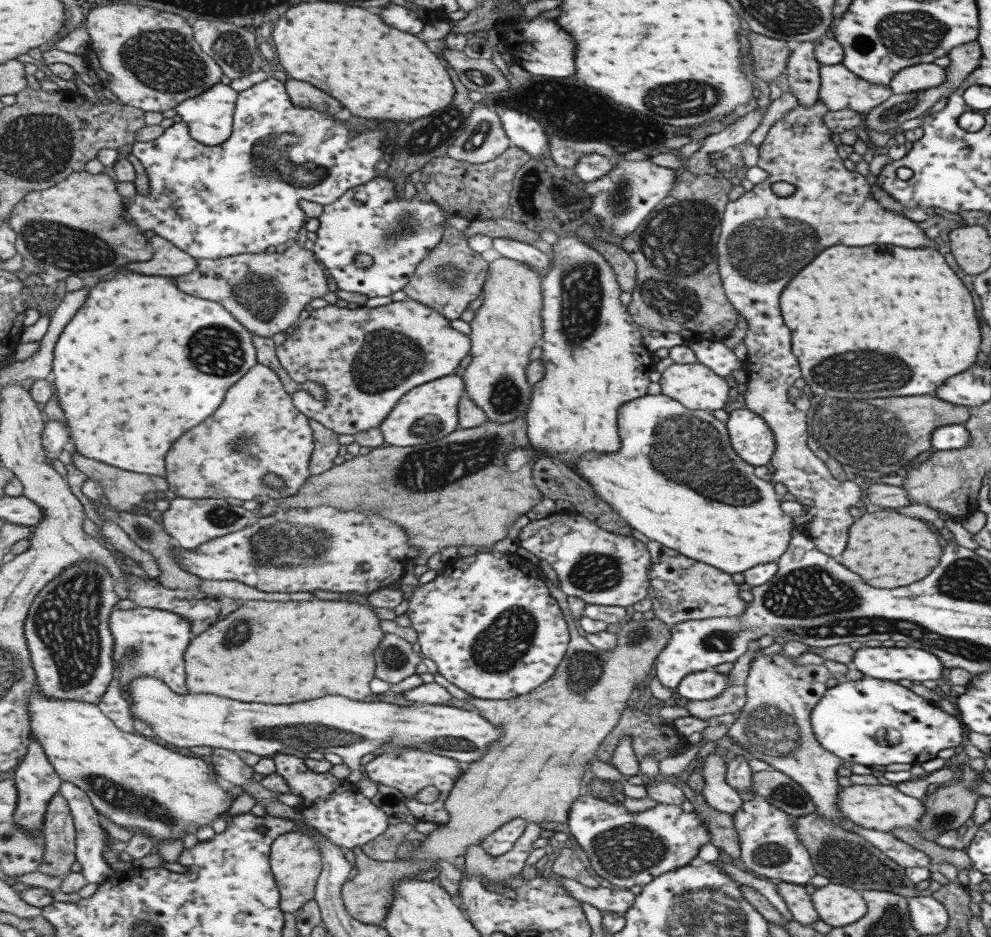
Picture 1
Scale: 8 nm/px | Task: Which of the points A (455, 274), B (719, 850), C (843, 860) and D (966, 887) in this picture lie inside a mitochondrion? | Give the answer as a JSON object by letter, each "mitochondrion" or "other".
{"A":"mitochondrion","B":"other","C":"mitochondrion","D":"other"}

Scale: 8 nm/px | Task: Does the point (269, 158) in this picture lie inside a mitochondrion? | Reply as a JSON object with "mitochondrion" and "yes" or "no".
{"mitochondrion":"yes"}

